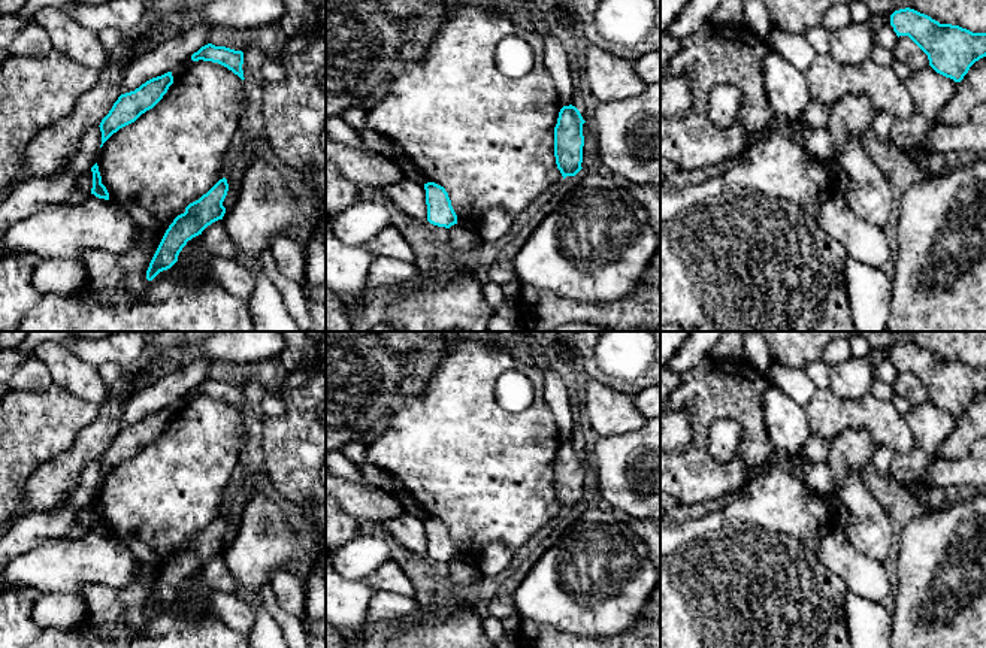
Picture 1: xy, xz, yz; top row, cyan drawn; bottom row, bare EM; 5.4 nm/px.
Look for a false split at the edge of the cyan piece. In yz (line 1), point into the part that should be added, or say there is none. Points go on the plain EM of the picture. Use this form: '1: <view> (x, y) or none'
1: none

